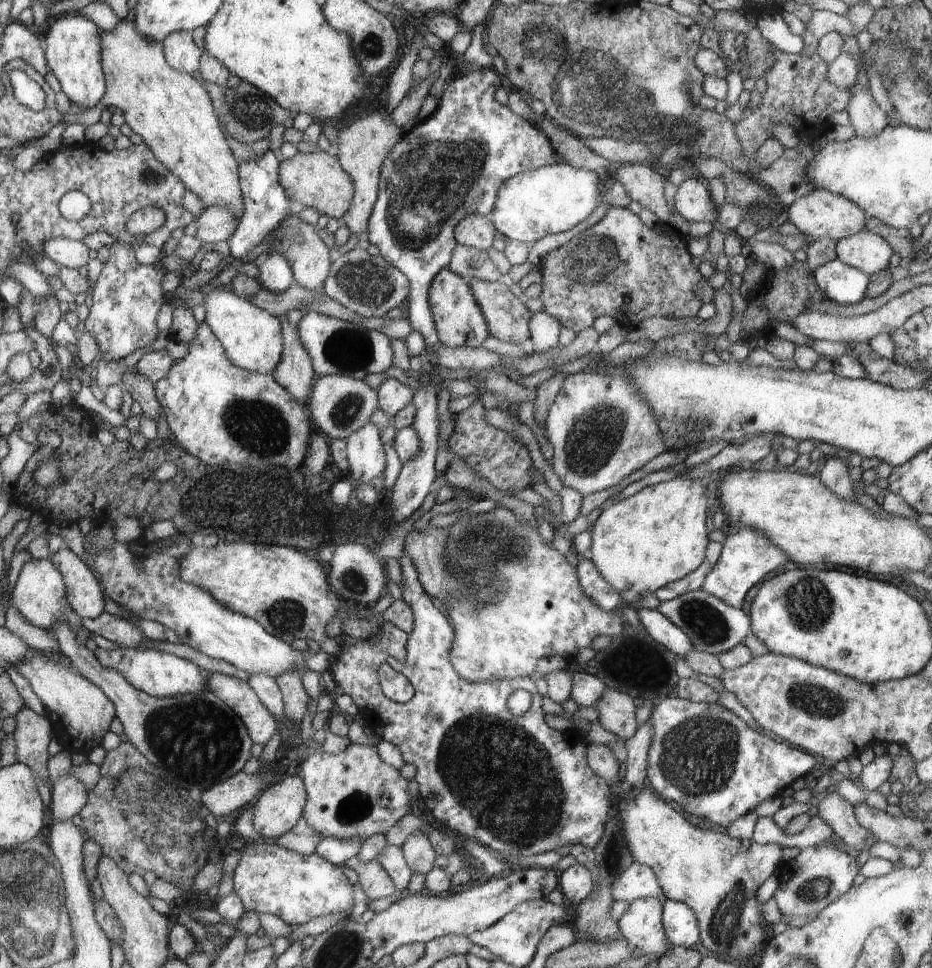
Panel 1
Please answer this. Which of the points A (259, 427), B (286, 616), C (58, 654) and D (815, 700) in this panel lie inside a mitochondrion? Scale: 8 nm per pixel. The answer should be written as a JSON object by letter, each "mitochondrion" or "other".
{"A":"mitochondrion","B":"mitochondrion","C":"other","D":"mitochondrion"}

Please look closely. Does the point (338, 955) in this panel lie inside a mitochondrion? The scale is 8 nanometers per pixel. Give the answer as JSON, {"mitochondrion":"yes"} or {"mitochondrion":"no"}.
{"mitochondrion":"yes"}

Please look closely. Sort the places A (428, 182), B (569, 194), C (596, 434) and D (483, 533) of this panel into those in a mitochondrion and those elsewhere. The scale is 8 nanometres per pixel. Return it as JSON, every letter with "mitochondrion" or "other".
{"A":"mitochondrion","B":"other","C":"mitochondrion","D":"mitochondrion"}

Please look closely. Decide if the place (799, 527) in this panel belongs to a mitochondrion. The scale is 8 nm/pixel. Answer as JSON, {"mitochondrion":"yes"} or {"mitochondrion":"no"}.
{"mitochondrion":"no"}

